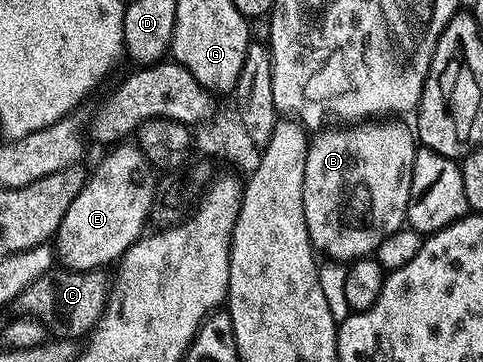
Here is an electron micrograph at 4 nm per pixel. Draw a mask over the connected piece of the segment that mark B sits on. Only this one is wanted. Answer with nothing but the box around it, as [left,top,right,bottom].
[303,120,417,260]

